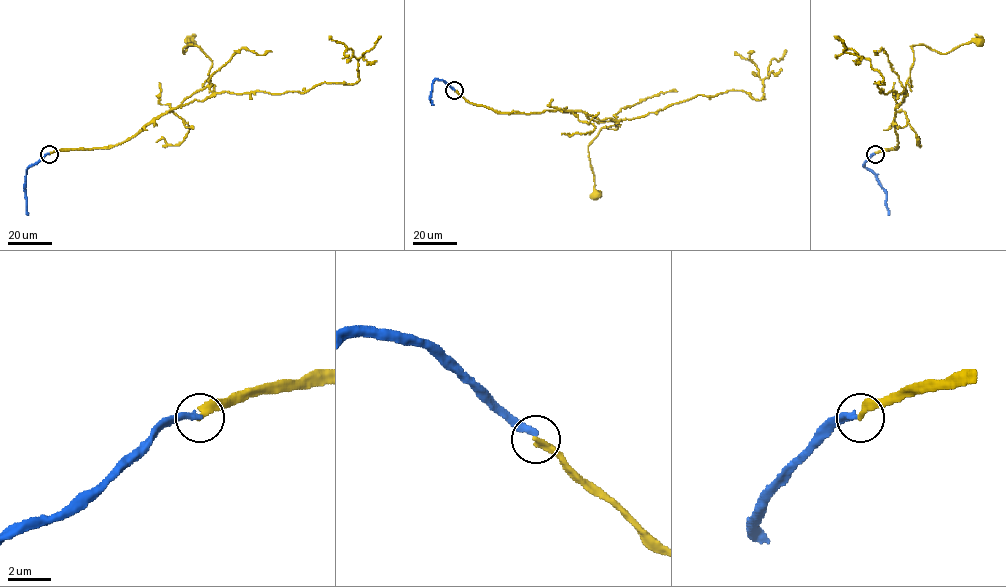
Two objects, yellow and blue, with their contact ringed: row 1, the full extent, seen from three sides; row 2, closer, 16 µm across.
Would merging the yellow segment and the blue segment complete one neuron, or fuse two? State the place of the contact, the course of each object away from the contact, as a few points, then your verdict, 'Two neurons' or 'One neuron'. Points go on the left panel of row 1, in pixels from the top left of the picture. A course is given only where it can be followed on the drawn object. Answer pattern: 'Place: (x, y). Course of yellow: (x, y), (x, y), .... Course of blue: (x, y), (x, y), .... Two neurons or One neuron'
Place: (49, 154). Course of yellow: (49, 154), (118, 145), (204, 89), (209, 83), (212, 61), (192, 45), (183, 53), (190, 41). Course of blue: (49, 154), (27, 168), (27, 215). Two neurons

